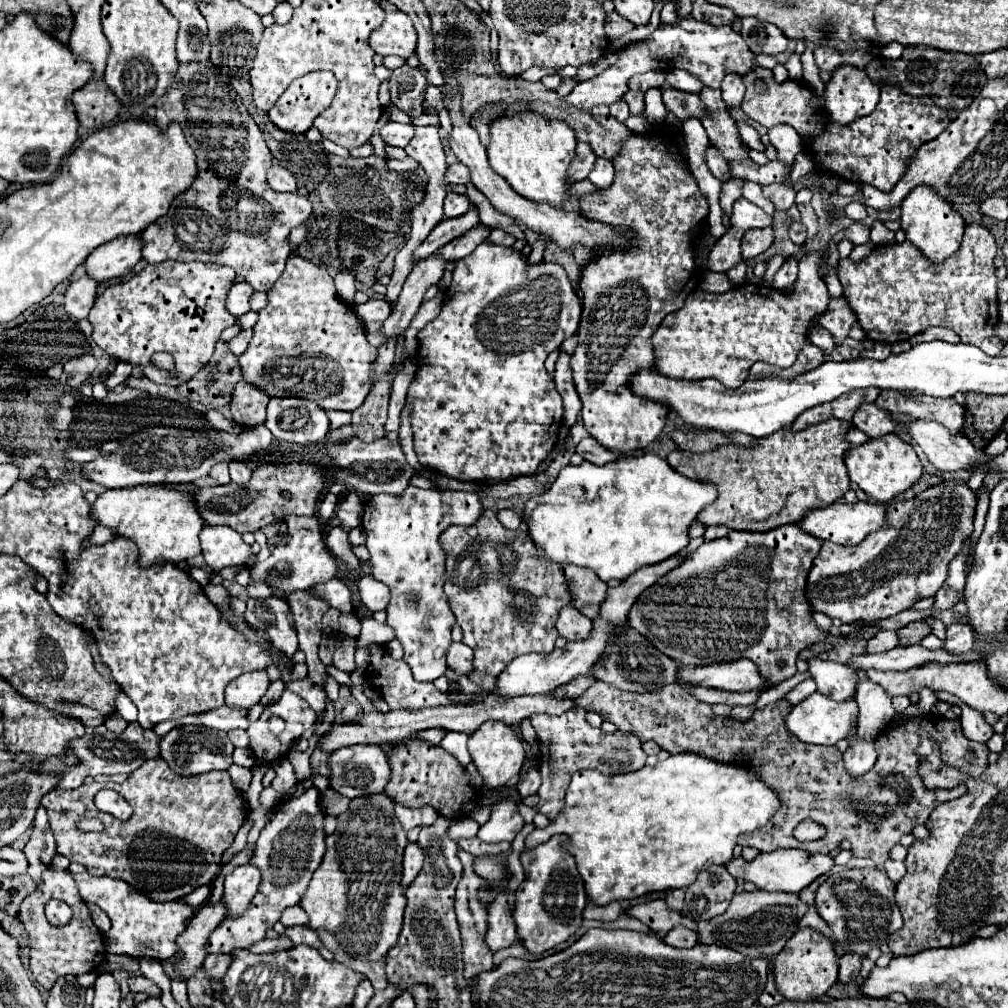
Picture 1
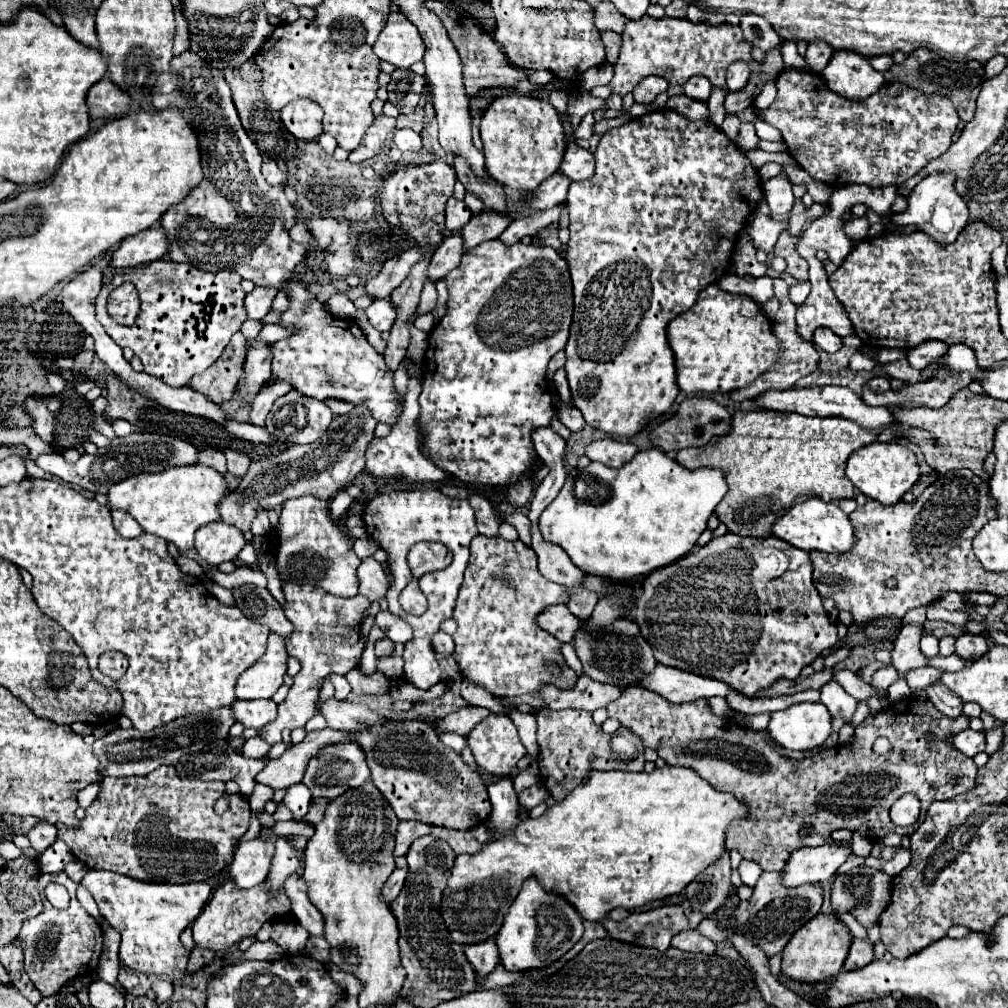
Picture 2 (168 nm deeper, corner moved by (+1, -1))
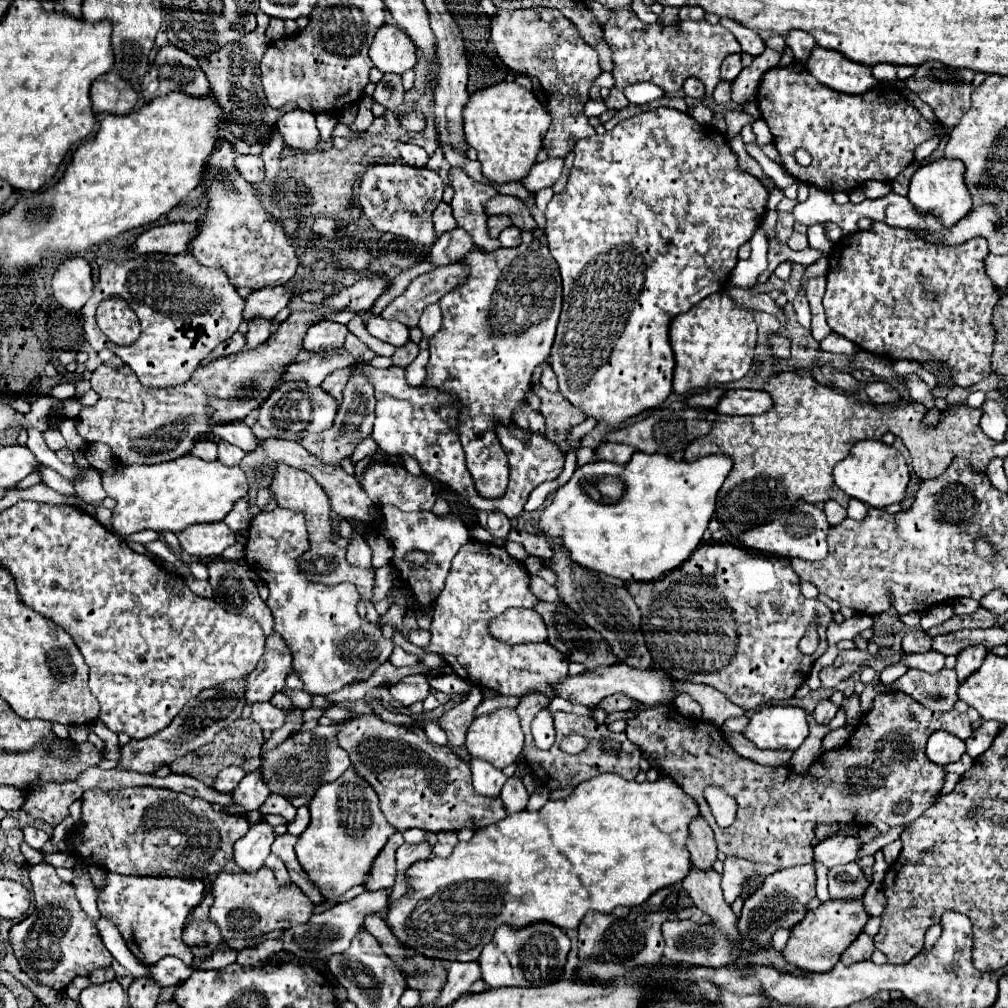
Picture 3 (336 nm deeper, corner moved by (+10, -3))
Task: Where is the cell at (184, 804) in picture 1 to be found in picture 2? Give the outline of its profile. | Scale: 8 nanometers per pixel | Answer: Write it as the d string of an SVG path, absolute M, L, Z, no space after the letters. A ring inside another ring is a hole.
M161 766L145 776L135 778L103 778L97 800L87 808L79 828L57 826L59 840L63 840L71 854L93 870L119 872L141 882L169 882L189 884L207 882L219 874L233 860L233 846L239 836L245 834L249 824L249 802L241 794L227 794L225 782L213 780L187 780L179 778L173 766ZM227 796L229 808L221 816L215 814L213 804Z

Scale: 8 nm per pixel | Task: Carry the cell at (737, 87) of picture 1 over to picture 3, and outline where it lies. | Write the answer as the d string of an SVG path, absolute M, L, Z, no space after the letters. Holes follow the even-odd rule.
M732 54L732 56L726 56L724 58L724 64L722 64L722 80L736 80L736 76L740 74L742 70L742 58L740 54Z

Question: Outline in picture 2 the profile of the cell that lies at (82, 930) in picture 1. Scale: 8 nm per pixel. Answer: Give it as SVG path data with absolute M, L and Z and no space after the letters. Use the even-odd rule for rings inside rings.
M65 872L41 874L39 876L39 890L43 890L49 882L63 884L69 890L69 896L71 896L69 908L57 910L43 898L43 912L35 918L27 918L23 922L19 936L17 936L17 942L25 952L25 972L29 974L31 982L35 984L35 988L43 996L53 996L69 980L73 980L81 974L89 974L99 964L99 956L103 950L101 926L79 906L77 898L75 898L77 884Z

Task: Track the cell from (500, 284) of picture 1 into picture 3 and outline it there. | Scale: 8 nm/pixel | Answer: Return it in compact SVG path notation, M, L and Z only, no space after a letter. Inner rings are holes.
M534 240L532 244L520 244L516 248L500 248L496 252L472 250L464 258L464 262L470 268L470 276L462 286L448 292L444 300L438 302L442 308L442 328L428 340L430 360L426 366L428 376L424 384L442 388L444 392L458 396L458 400L462 402L458 432L474 488L484 498L500 498L504 496L508 486L508 460L494 432L496 420L504 420L506 424L512 422L512 410L520 402L526 402L524 394L526 390L530 390L534 368L546 362L546 358L550 356L562 306L562 280L558 264L552 258L548 246L538 240Z

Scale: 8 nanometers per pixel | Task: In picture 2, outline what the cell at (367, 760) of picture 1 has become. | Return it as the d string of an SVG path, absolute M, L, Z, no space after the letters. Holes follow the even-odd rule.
M345 742L345 744L327 746L327 748L323 748L323 752L319 756L313 756L309 766L307 766L303 784L309 786L309 790L311 790L311 794L315 798L321 796L321 798L333 800L333 798L345 794L349 788L361 786L361 784L365 784L369 780L371 780L371 774L369 774L369 766L365 762L365 752L355 742ZM329 754L337 754L337 756L329 758Z

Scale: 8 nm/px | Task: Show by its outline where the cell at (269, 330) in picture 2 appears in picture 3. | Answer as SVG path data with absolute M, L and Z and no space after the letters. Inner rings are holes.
M324 320L310 326L304 338L304 348L308 352L328 352L334 348L342 348L346 334L348 334L348 328L344 324Z

